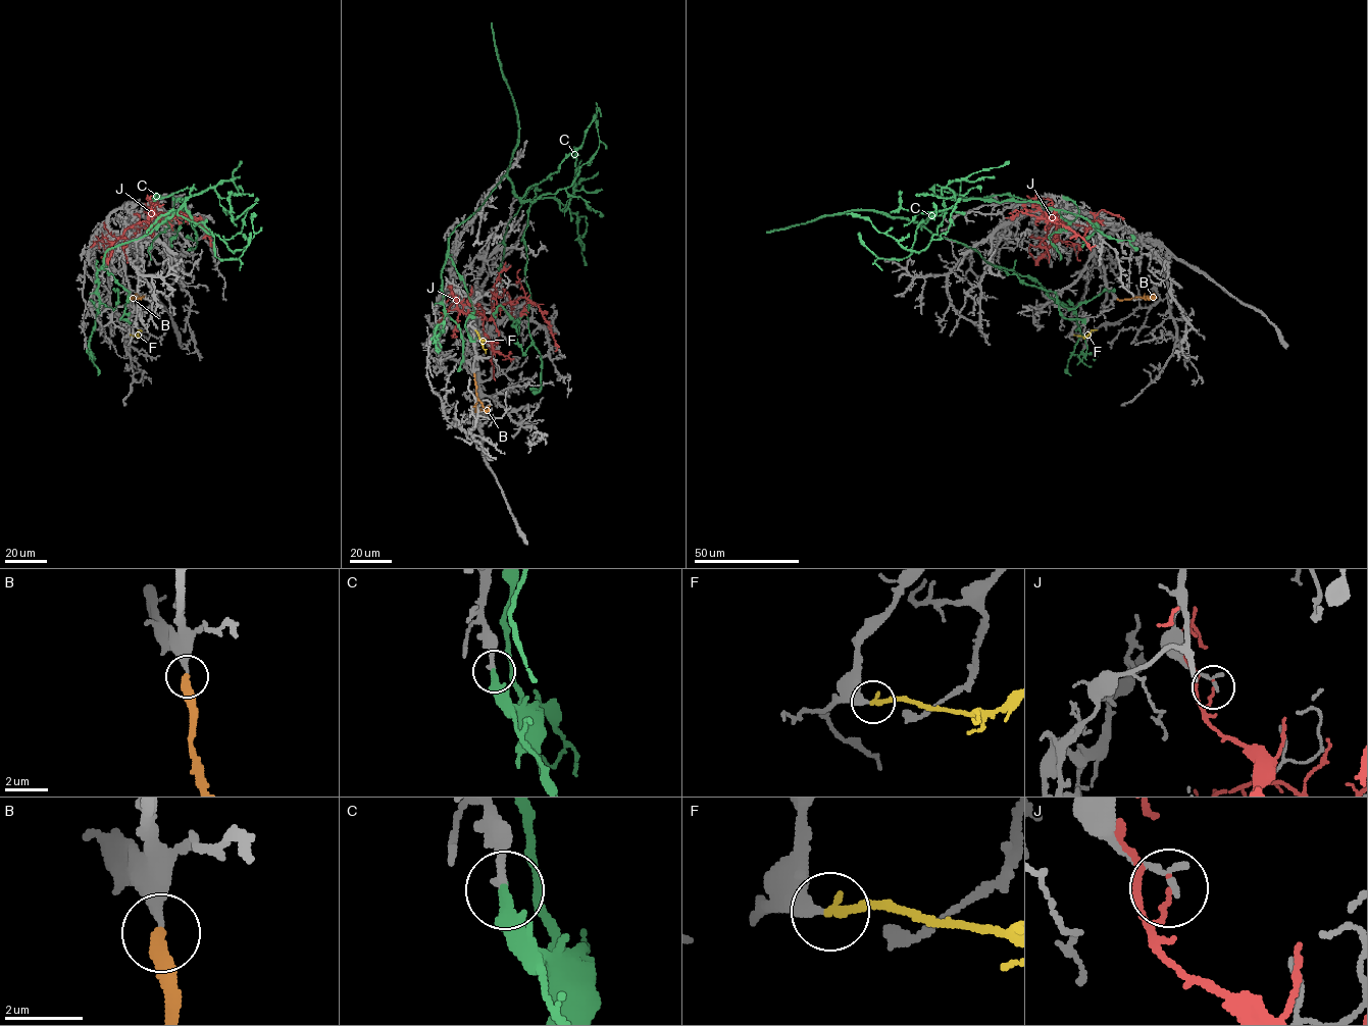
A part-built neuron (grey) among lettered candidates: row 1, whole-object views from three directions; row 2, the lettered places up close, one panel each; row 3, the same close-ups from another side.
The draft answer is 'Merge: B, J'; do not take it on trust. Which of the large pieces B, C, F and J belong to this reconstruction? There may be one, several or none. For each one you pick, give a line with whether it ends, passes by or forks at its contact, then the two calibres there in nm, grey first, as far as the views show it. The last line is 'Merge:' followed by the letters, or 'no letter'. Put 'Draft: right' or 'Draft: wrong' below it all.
B: it ends; calibres 320 and 380 nm
F: it ends; calibres 320 and 200 nm
Merge: B, F
Draft: wrong

